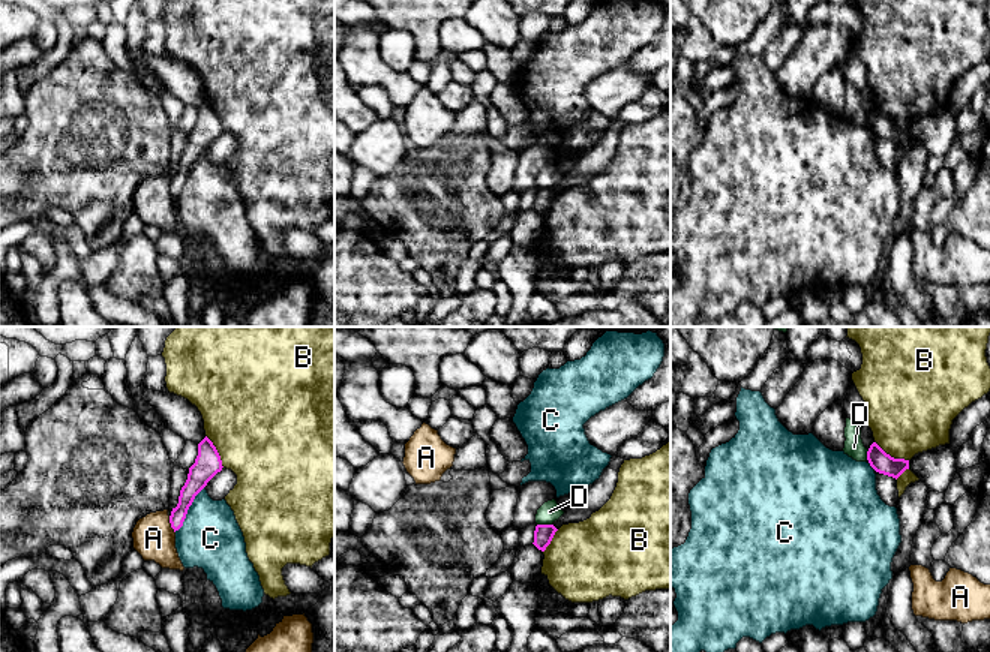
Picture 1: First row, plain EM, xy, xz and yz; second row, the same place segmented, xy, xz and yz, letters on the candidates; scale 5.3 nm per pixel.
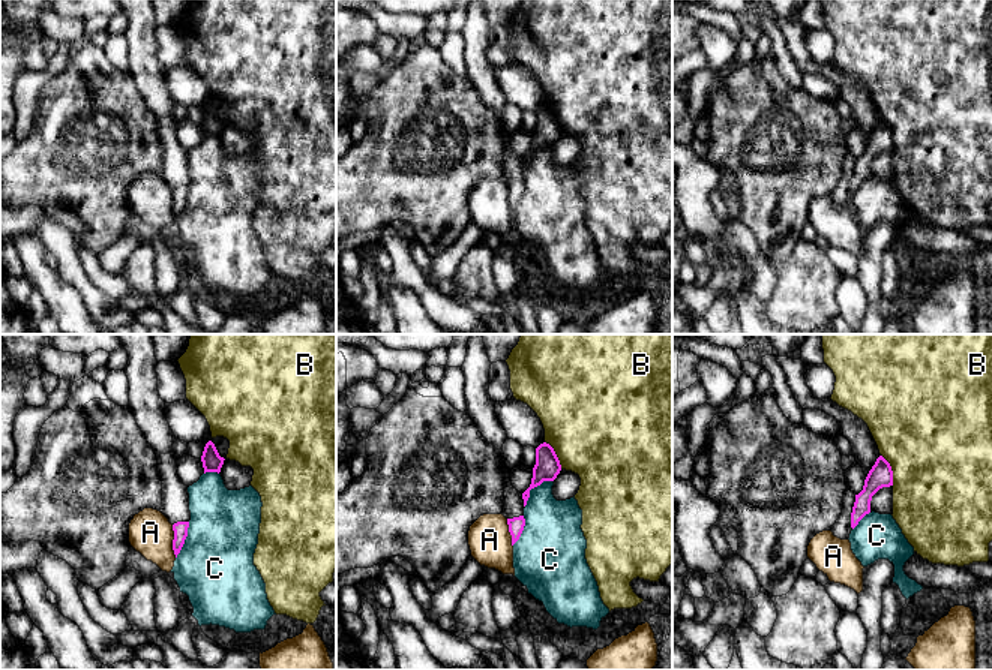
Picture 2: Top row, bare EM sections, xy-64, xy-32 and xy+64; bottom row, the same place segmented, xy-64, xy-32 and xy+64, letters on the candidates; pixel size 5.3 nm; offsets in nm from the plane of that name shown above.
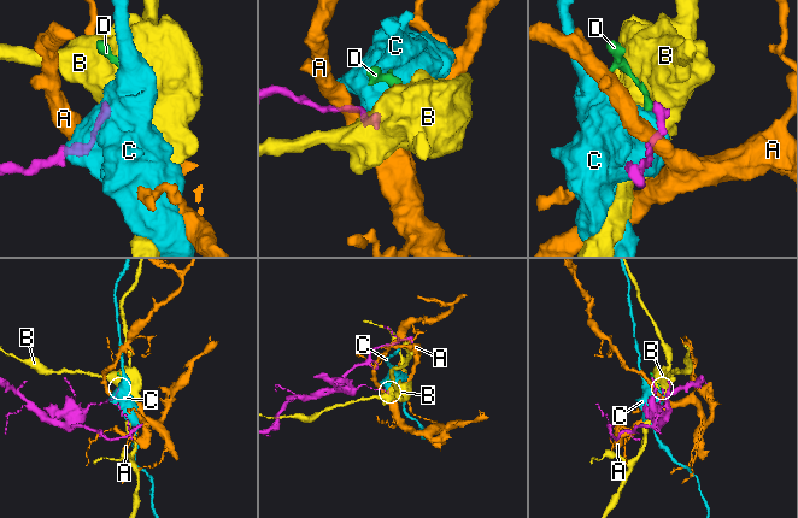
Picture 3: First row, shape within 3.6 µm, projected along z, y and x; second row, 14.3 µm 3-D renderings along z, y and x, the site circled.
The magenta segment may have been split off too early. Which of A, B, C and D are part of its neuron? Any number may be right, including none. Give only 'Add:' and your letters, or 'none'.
Add: none

